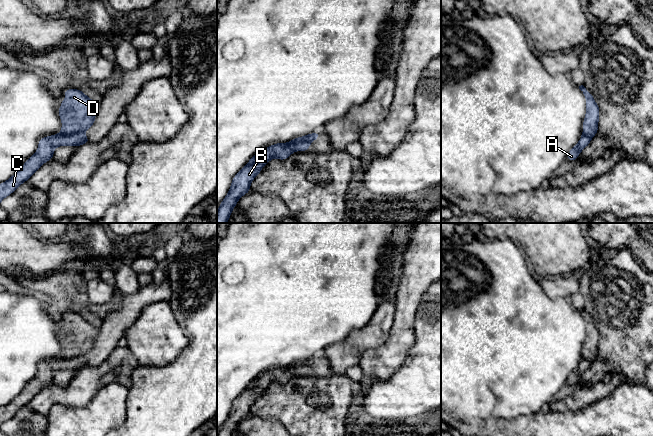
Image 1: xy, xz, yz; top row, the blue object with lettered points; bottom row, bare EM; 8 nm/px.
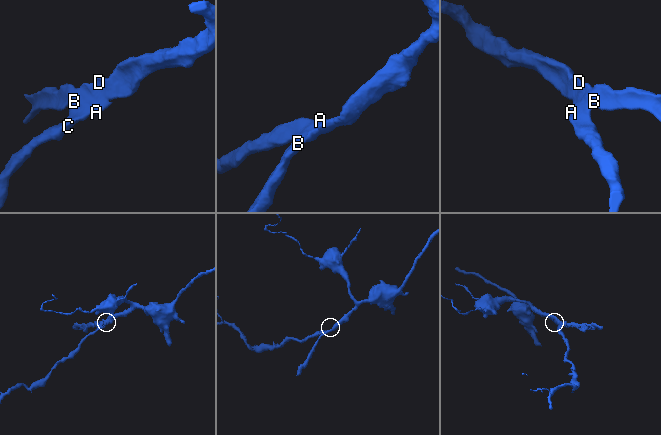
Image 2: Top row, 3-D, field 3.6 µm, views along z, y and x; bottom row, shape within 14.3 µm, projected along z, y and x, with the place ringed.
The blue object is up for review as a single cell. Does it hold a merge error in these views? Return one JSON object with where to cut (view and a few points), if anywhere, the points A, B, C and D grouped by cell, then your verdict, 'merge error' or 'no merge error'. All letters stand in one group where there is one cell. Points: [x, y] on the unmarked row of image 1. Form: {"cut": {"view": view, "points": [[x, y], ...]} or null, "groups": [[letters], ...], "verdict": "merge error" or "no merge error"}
{"cut": {"view": "xy", "points": [[82, 355], [57, 359]]}, "groups": [["A", "C"], ["B", "D"]], "verdict": "merge error"}

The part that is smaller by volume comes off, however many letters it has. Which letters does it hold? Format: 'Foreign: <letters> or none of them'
Foreign: A, C

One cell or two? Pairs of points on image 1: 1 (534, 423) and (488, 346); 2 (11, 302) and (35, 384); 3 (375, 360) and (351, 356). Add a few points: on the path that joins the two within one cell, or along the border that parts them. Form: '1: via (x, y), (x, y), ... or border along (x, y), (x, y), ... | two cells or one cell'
1: border along (539, 410), (514, 419), (506, 419) | two cells
2: border along (48, 359), (39, 363), (38, 373), (17, 394) | two cells
3: border along (380, 345), (368, 349), (361, 356), (357, 364) | two cells

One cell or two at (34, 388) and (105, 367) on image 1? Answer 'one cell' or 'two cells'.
two cells

